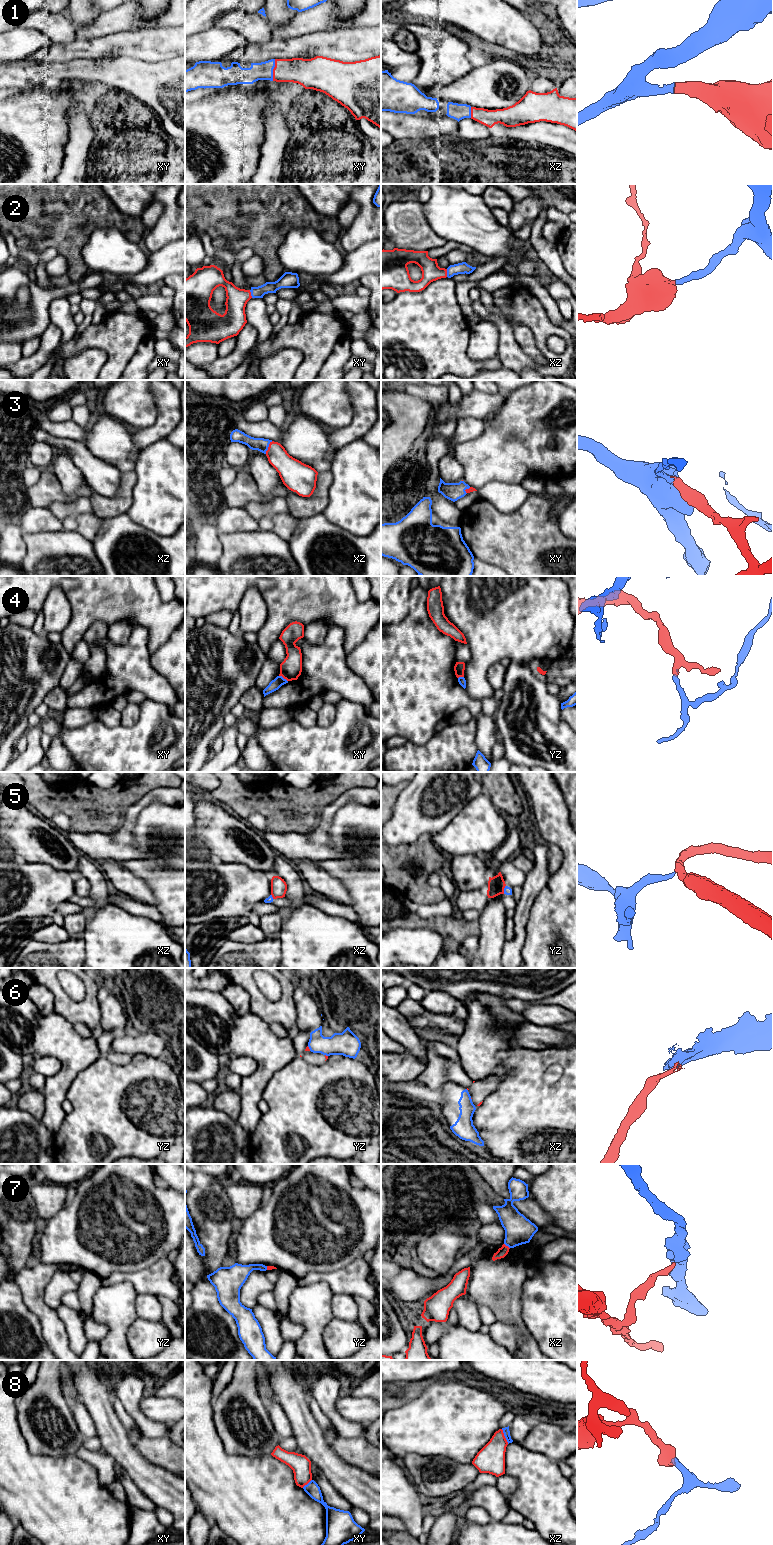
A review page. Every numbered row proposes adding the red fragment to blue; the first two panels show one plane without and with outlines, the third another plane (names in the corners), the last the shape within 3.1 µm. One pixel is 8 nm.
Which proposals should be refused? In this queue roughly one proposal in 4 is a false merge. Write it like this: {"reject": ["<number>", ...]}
{"reject": ["5", "6", "7", "8"]}

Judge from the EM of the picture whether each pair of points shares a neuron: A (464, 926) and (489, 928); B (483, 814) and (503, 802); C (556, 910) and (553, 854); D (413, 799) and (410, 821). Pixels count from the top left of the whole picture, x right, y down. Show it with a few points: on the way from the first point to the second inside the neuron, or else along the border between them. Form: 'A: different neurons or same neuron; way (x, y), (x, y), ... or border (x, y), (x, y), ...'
A: different neurons; border (477, 920), (479, 935)
B: different neurons; border (487, 794), (491, 802), (500, 810)
C: different neurons; border (562, 851), (562, 864), (550, 877)
D: same neuron; way (413, 804), (412, 816)

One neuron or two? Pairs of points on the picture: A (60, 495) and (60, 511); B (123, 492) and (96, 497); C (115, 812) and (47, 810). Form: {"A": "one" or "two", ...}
{"A": "two", "B": "one", "C": "one"}

